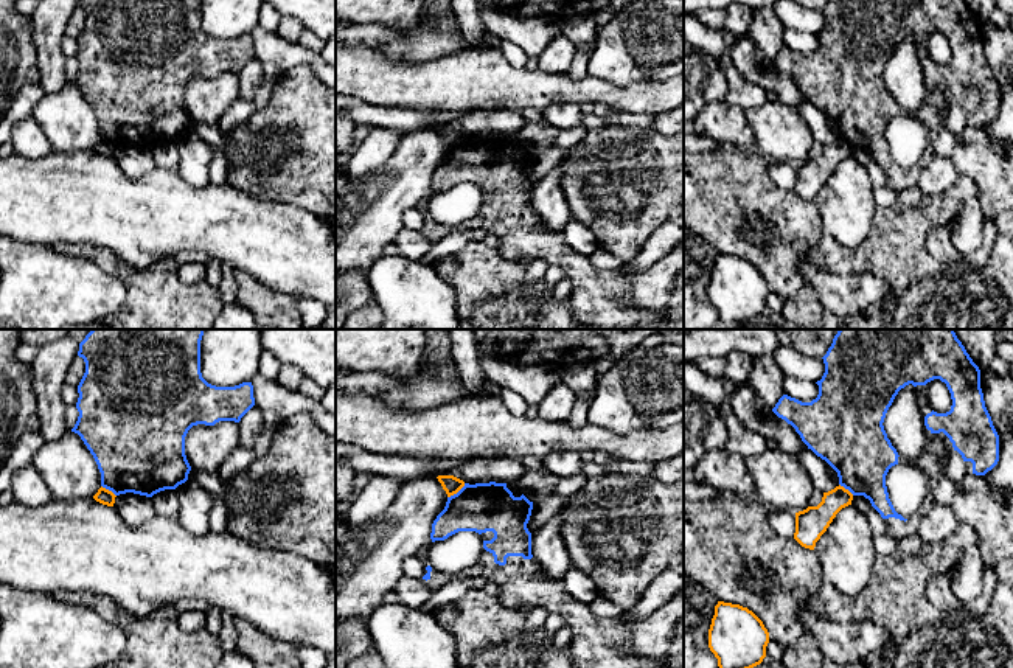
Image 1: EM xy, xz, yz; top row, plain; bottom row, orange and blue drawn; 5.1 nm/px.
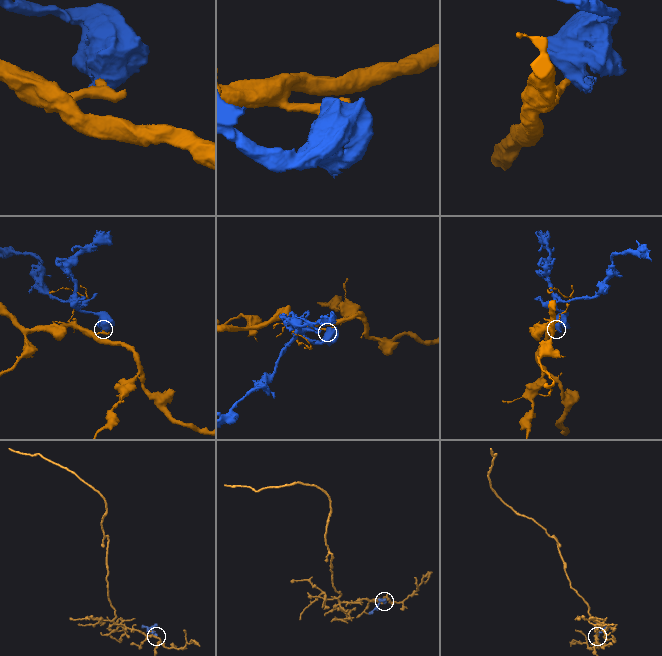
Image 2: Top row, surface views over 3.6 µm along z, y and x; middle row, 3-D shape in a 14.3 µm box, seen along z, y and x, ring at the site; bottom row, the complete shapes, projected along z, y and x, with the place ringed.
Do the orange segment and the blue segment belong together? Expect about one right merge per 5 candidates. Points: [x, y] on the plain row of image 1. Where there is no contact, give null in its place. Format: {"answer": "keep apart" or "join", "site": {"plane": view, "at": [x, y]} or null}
{"answer": "keep apart", "site": {"plane": "xz", "at": [456, 145]}}

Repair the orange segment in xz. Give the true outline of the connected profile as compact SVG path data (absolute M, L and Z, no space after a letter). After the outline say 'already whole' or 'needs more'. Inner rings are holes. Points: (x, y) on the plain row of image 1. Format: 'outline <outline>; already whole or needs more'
outline M438 127L437 130L446 143L447 149L457 146L465 138L465 134L454 127Z; already whole

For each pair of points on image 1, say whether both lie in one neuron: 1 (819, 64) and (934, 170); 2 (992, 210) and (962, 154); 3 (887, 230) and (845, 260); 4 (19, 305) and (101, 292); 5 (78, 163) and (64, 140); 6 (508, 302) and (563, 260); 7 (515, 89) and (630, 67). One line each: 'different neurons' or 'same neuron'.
1: different neurons
2: same neuron
3: same neuron
4: same neuron
5: different neurons
6: different neurons
7: different neurons

